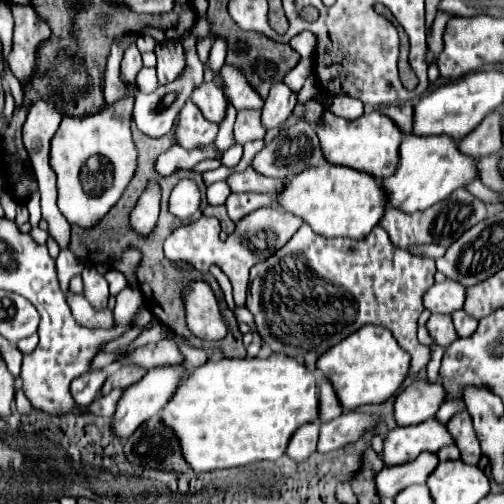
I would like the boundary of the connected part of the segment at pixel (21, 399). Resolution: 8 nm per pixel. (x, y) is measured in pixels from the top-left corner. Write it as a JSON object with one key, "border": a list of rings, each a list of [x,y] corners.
{"border":[[[18,379],[16,381],[16,397],[14,397],[14,401],[16,401],[16,409],[18,409],[18,413],[28,413],[30,411],[30,401],[28,401],[28,397],[24,395],[24,391],[22,391],[22,381]]]}

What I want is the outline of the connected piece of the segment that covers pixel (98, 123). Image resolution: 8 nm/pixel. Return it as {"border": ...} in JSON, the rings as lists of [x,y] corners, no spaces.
{"border":[[[130,97],[116,105],[108,105],[96,115],[82,119],[66,117],[52,137],[50,167],[58,175],[58,209],[64,213],[68,223],[84,229],[88,229],[88,225],[96,225],[96,221],[110,211],[132,181],[138,155],[130,133],[132,105],[134,99]]]}

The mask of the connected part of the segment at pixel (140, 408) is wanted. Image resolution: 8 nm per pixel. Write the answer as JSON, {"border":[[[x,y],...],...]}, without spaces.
{"border":[[[182,363],[180,365],[158,365],[158,367],[148,369],[146,375],[138,383],[130,385],[124,391],[124,397],[120,399],[120,405],[118,405],[118,409],[116,409],[114,417],[112,417],[112,421],[116,421],[116,433],[120,433],[120,437],[126,439],[144,421],[148,421],[150,417],[158,415],[164,409],[164,405],[172,399],[172,395],[176,393],[176,389],[178,389],[184,373],[186,373],[186,365],[182,365]]]}

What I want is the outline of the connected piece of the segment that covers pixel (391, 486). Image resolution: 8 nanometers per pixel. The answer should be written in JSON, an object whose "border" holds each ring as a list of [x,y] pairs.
{"border":[[[422,453],[420,457],[416,457],[416,461],[410,461],[408,465],[396,465],[396,467],[382,469],[376,477],[378,495],[396,497],[402,489],[410,485],[424,485],[438,463],[440,461],[434,453]]]}

